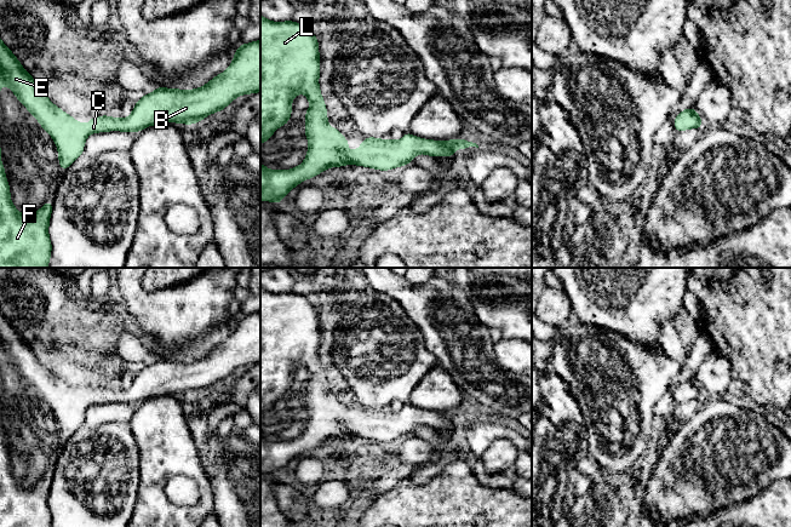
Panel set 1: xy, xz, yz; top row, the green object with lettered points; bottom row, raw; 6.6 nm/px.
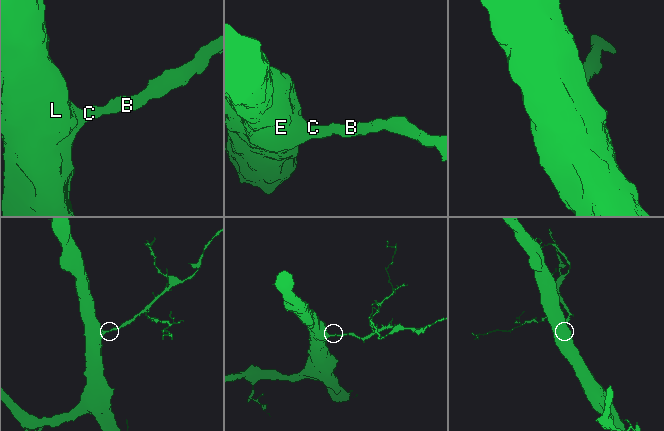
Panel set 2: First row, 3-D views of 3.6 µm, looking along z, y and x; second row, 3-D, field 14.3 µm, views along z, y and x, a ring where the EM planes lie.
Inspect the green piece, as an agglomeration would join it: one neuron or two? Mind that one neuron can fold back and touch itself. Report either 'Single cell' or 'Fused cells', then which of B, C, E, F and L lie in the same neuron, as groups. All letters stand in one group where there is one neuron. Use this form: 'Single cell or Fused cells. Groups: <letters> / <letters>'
Single cell. Groups: B C E F L

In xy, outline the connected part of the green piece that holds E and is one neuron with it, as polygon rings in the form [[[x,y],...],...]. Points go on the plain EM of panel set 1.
[[[0,310],[0,359],[2,356],[11,360],[17,371],[52,408],[57,416],[59,440],[64,442],[84,425],[82,420],[85,419],[86,409],[91,405],[109,402],[139,403],[151,396],[165,394],[193,396],[200,394],[210,385],[222,383],[239,367],[260,363],[260,311],[240,316],[229,339],[214,348],[205,357],[189,362],[157,357],[154,363],[147,365],[138,371],[127,390],[121,388],[114,390],[109,386],[103,386],[91,389],[88,396],[78,394],[39,362],[34,348],[22,338],[18,330]]]

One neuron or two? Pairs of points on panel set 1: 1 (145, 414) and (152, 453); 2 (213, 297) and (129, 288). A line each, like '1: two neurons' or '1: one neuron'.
1: one neuron
2: one neuron

